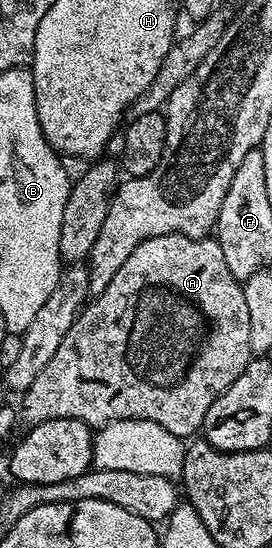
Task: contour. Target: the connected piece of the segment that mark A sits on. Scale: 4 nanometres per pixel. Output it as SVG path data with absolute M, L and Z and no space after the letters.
M181 234L154 236L150 240L142 240L142 244L138 244L138 248L130 252L130 256L126 256L126 264L122 264L122 268L114 272L114 280L110 280L110 284L106 284L106 288L81 310L70 332L66 332L62 344L58 344L58 352L54 352L50 364L46 364L42 372L38 372L34 384L30 384L30 388L24 391L22 418L23 421L25 418L28 424L59 418L77 418L93 428L101 428L109 422L122 421L125 418L140 418L160 424L167 432L188 440L195 435L192 434L195 430L197 433L203 427L206 412L210 412L210 404L214 404L214 400L218 400L218 396L222 396L222 392L226 392L226 388L230 388L230 384L234 384L234 380L242 376L252 357L254 355L250 348L250 315L246 308L244 287L241 279L234 277L230 268L226 268L226 256L222 256L222 248L216 243L215 237L191 238Z

